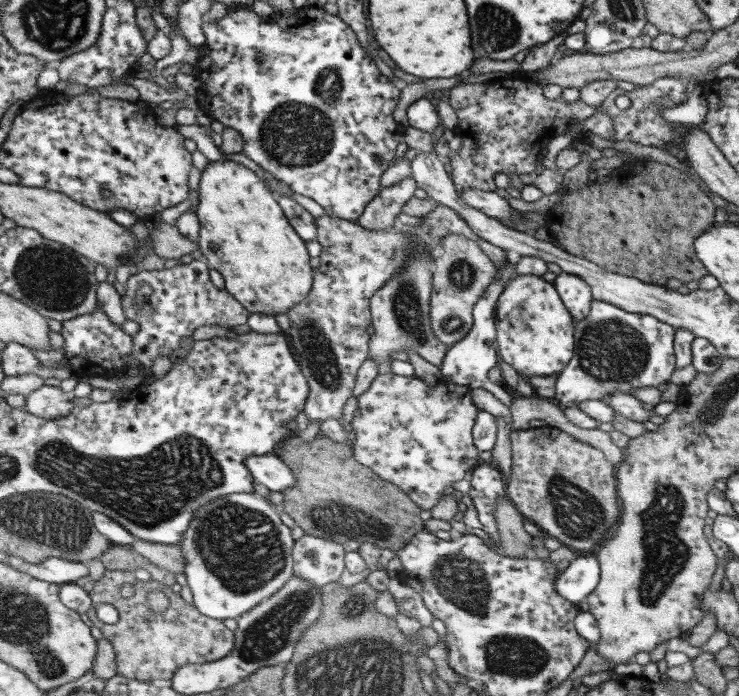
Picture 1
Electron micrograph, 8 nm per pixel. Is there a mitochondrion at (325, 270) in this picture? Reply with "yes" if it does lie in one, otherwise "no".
no

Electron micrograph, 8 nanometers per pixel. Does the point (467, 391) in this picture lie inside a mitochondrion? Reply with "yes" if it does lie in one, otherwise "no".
no

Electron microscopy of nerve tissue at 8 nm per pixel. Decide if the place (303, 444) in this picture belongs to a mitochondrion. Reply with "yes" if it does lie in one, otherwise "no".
no

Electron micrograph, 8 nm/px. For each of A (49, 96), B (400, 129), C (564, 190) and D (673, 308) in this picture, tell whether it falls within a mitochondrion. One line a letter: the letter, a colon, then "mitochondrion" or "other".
A: other
B: other
C: other
D: mitochondrion

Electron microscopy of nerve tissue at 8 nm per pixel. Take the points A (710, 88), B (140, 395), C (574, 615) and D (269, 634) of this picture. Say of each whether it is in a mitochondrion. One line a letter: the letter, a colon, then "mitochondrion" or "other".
A: other
B: other
C: other
D: mitochondrion

